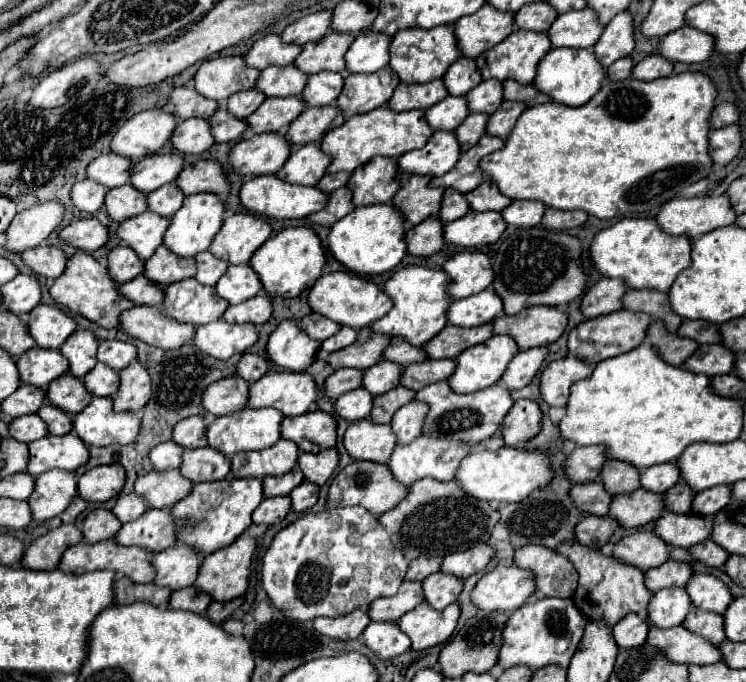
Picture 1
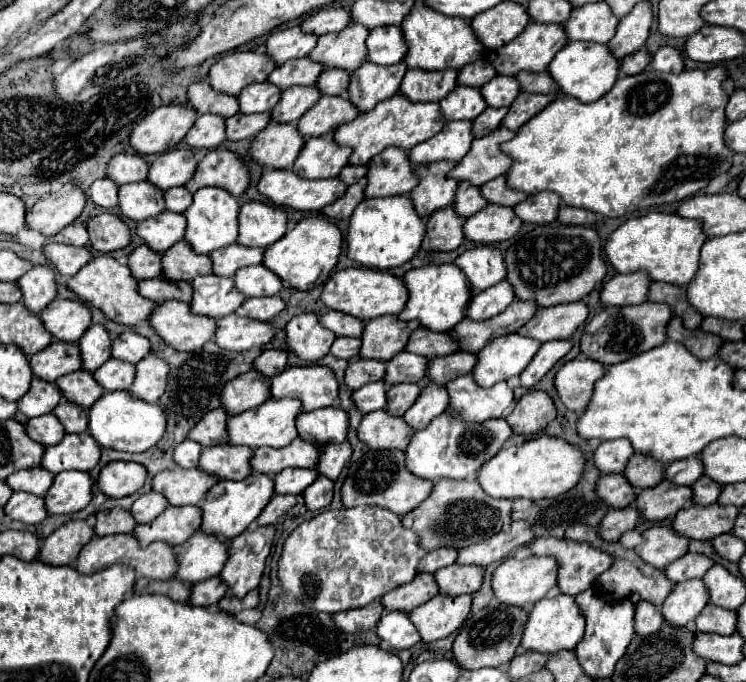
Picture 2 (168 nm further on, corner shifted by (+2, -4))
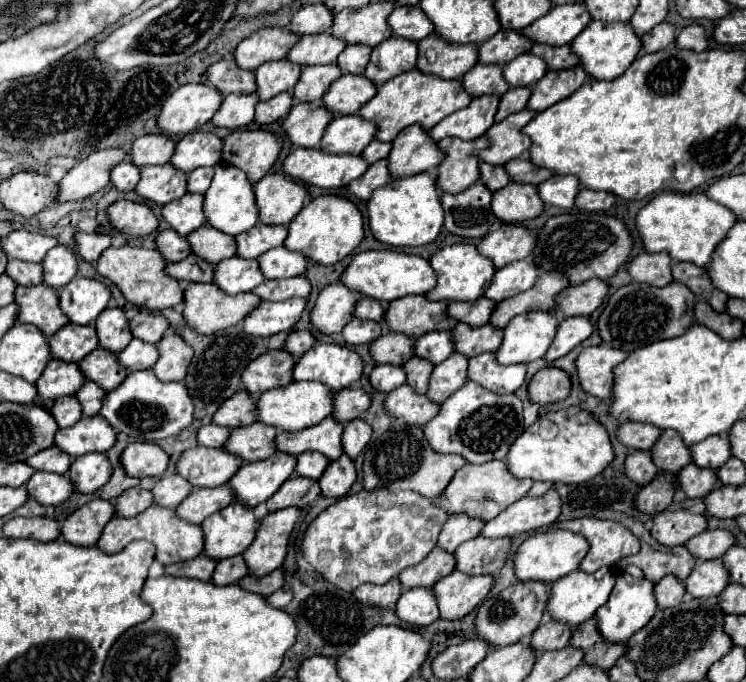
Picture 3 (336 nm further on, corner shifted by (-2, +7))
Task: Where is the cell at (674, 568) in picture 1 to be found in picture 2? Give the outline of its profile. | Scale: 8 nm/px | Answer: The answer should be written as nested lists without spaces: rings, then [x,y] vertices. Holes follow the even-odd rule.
[[[686,553],[684,557],[676,559],[670,563],[664,571],[666,577],[674,583],[682,583],[684,579],[694,579],[694,577],[704,577],[706,571],[714,565],[714,561],[702,553]]]

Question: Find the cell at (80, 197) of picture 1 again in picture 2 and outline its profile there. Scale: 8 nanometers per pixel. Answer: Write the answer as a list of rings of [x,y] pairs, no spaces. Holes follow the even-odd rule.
[[[108,177],[98,179],[90,185],[90,199],[104,209],[116,207],[118,205],[118,185],[112,183]]]

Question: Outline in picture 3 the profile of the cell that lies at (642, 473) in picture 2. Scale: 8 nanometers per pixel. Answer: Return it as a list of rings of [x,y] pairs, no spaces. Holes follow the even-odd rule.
[[[672,430],[662,432],[662,436],[652,446],[650,454],[652,454],[654,466],[660,472],[668,472],[668,474],[676,474],[682,466],[692,462],[690,448]]]

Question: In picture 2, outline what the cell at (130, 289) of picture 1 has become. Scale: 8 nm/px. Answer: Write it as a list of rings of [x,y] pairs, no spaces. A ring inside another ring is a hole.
[[[154,277],[154,279],[144,279],[138,285],[138,291],[142,297],[148,297],[156,303],[162,303],[166,299],[180,299],[190,303],[192,299],[192,285],[190,283],[174,283],[168,281],[166,277]]]

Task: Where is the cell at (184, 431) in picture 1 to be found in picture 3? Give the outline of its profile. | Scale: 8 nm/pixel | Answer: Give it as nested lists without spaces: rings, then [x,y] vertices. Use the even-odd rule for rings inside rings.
[[[244,390],[236,392],[236,396],[232,396],[230,400],[224,400],[224,404],[212,416],[212,424],[226,426],[230,430],[238,426],[248,426],[252,422],[256,422],[256,408],[254,400]]]

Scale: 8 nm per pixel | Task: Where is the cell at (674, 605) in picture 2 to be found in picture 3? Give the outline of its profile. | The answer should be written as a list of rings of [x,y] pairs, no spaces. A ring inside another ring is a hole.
[[[706,560],[694,566],[684,586],[692,598],[710,598],[710,596],[718,596],[728,582],[730,582],[728,570],[724,568],[722,560],[710,560],[710,562]]]

